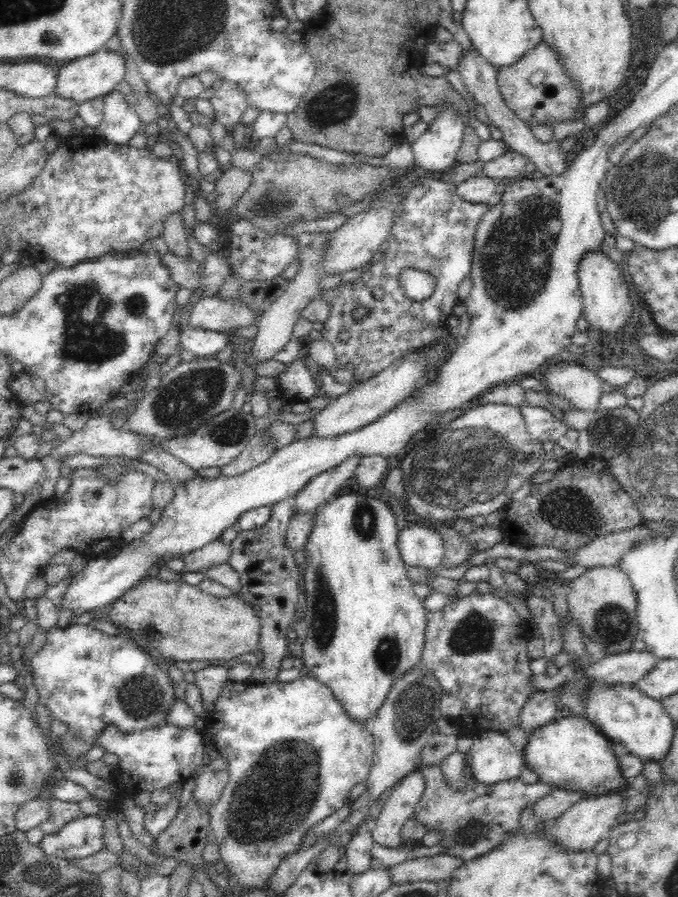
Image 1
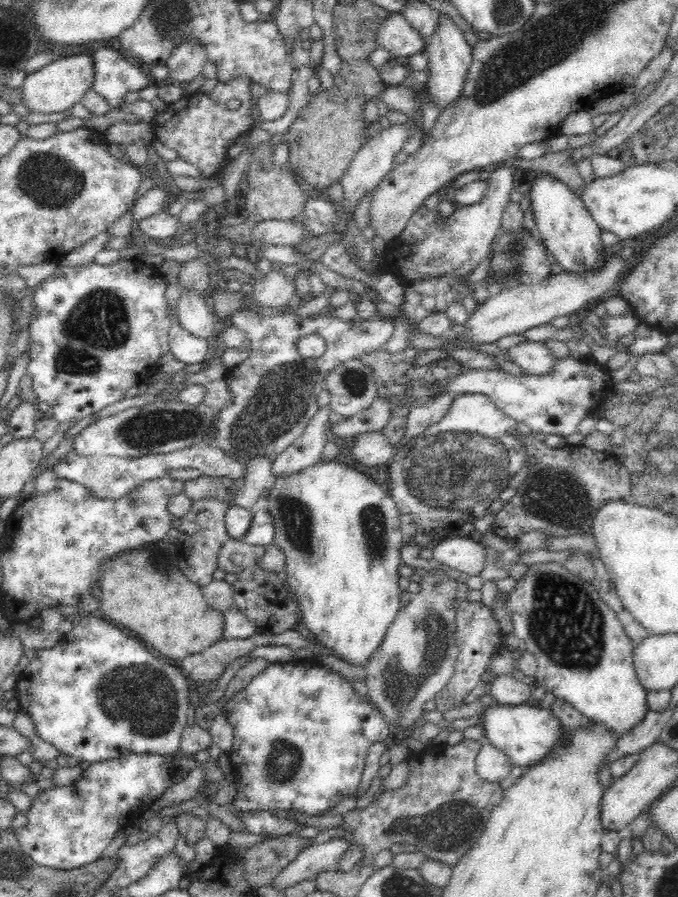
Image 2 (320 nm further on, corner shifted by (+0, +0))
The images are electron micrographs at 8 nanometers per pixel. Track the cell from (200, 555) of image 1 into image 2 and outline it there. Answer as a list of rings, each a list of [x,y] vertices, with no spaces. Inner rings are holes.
[[[230,537],[220,549],[218,566],[228,573],[241,573],[256,566],[266,552],[266,546],[249,545]]]

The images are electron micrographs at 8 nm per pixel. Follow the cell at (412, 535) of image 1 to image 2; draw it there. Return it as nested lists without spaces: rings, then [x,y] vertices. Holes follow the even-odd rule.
[[[446,537],[433,547],[433,558],[470,576],[480,576],[486,562],[484,546],[476,537]]]

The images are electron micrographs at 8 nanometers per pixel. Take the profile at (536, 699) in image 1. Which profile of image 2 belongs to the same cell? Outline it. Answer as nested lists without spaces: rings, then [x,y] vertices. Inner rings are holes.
[[[516,674],[495,675],[489,696],[500,704],[522,704],[531,698],[531,687],[516,678]]]

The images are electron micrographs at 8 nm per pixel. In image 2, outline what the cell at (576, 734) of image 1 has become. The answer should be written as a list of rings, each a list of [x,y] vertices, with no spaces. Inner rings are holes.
[[[493,702],[484,708],[478,725],[482,728],[481,735],[484,742],[494,745],[507,754],[514,765],[525,768],[548,756],[556,746],[556,742],[560,742],[565,728],[550,709],[542,706],[532,707],[524,703],[496,704]]]

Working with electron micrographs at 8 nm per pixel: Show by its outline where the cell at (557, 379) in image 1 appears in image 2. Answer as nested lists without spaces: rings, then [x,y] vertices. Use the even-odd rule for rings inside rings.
[[[526,340],[517,346],[512,346],[506,352],[509,360],[524,374],[546,375],[555,366],[555,356],[544,343],[539,341]]]

